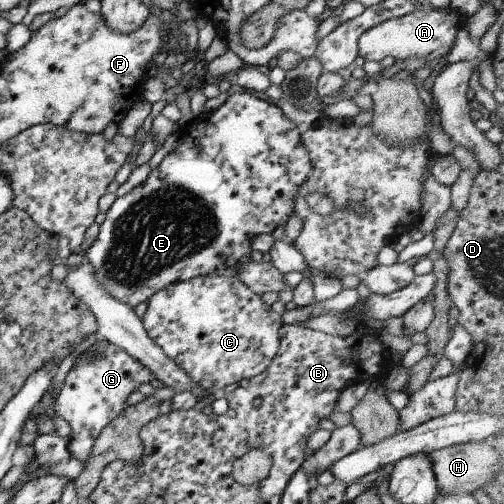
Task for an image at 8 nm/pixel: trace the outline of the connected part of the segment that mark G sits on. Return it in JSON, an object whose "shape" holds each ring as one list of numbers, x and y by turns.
{"shape":[[94,342,85,356,89,356,89,360,75,359,52,404,55,416,63,418,71,429,71,442,67,443,68,454,82,463,89,458,91,446,101,428,128,406,125,404,127,396,141,384,153,380,153,374,149,374,141,362,110,342]]}

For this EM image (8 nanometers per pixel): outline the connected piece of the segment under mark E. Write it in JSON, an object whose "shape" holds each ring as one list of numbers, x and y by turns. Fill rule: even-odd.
{"shape":[[247,92,227,96,224,103,217,109,199,114,188,124,177,128,175,132,178,140,177,146,162,158,161,162,147,174,147,178,139,186,135,186,127,194,115,198,105,212,105,219,98,227,95,241,86,248,85,254,83,254,84,260,91,264,95,280,99,282,101,288,105,292,109,292,111,298,127,304,129,308,134,308,137,304,149,300,155,292,159,292,169,284,185,282,185,280,208,274,236,277,237,268,241,268,241,264,250,261,249,242,261,234,271,235,277,226,283,226,281,223,285,222,290,214,293,214,293,202,297,198,297,188,301,188,301,184,305,184,305,180,309,178,310,172,313,170,307,149,304,144,300,143,300,131,301,129,283,114,276,103,272,103,270,100,265,102,265,100,256,98,253,94,247,94]]}

